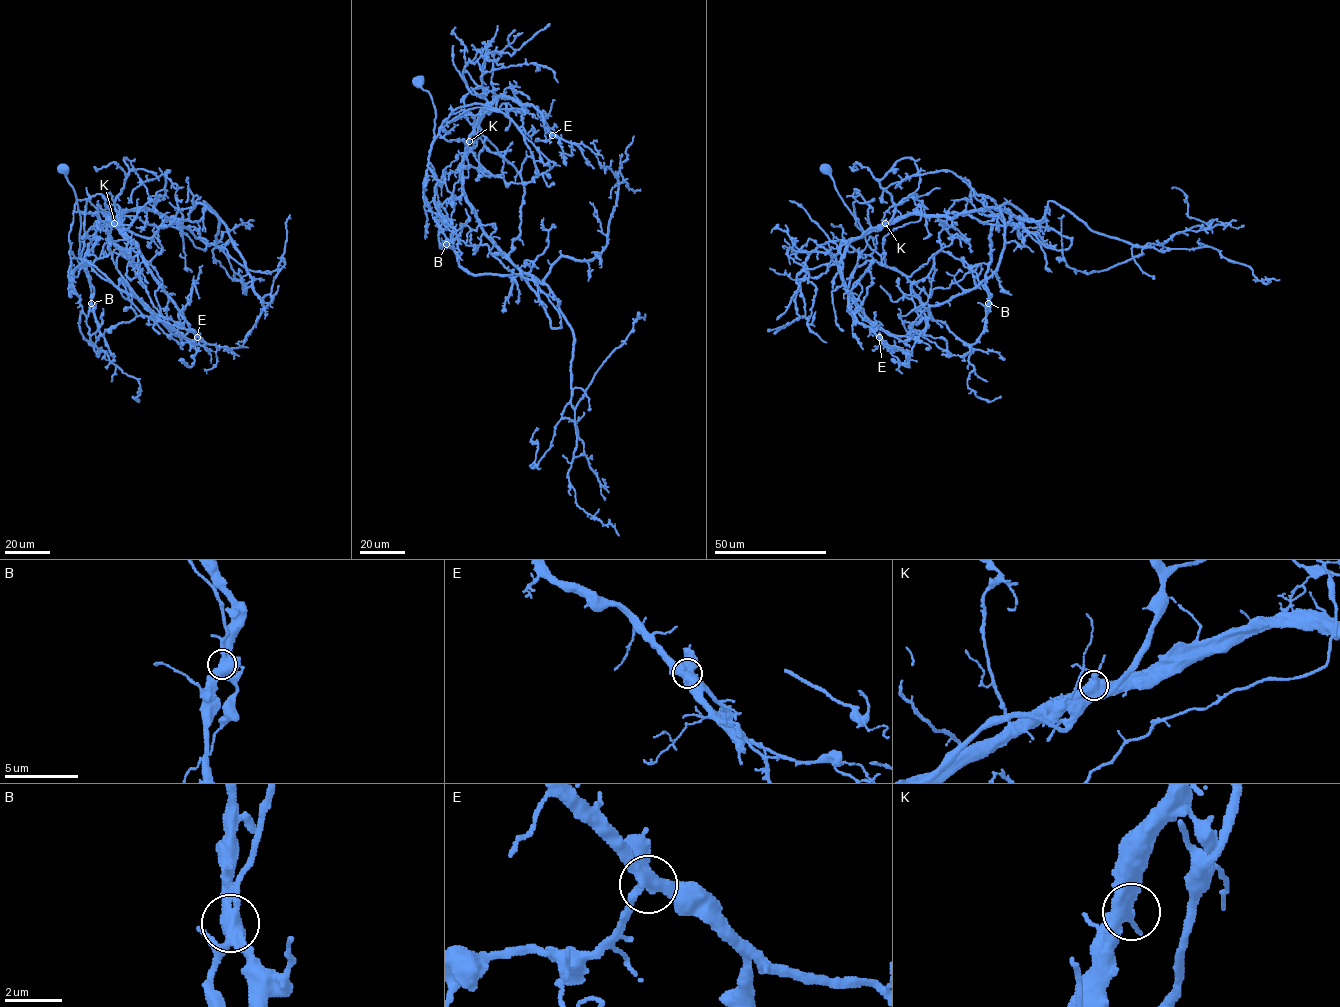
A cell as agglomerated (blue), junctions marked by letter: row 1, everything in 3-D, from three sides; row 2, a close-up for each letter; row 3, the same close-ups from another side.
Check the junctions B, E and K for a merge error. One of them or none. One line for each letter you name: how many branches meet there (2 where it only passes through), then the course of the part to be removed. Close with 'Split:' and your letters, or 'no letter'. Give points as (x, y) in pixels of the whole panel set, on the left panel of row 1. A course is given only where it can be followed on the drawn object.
B: branches 4; course (91, 303), (94, 287), (70, 250), (71, 281), (85, 261), (183, 335), (136, 316), (105, 330), (96, 355)
Split: B

